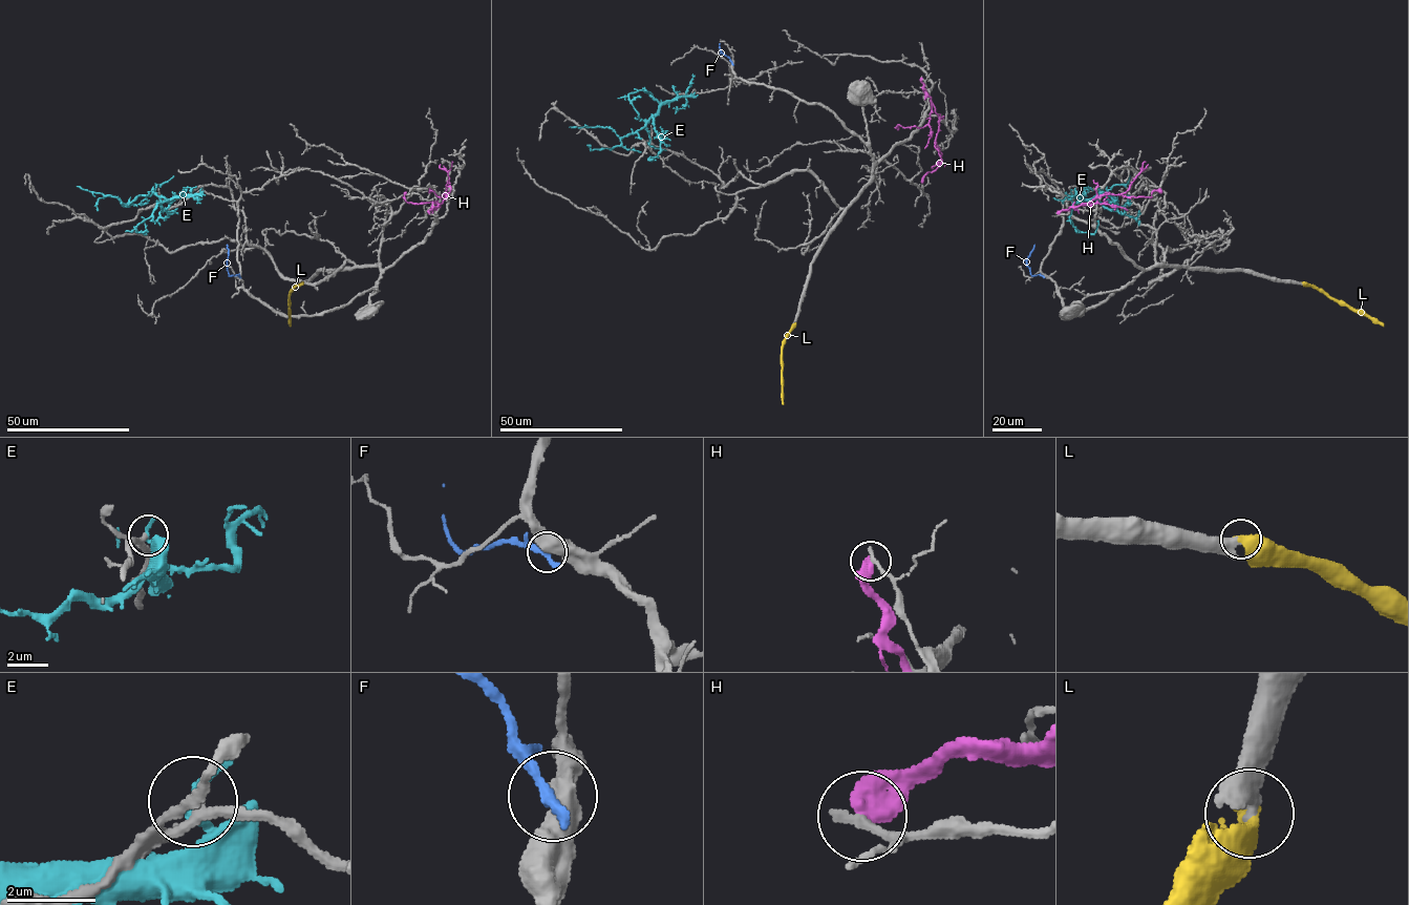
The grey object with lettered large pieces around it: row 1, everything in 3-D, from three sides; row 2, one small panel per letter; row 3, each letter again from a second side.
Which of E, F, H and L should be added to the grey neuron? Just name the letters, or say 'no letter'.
L

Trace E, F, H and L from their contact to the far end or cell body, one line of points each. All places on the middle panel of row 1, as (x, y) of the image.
E: (692, 96), (665, 101), (644, 125), (620, 138), (606, 127), (569, 127)
F: (732, 63), (720, 47), (719, 55)
H: (921, 78), (923, 88), (939, 120), (935, 144), (941, 163), (927, 172), (921, 183)
L: (795, 323), (783, 346), (783, 404)

